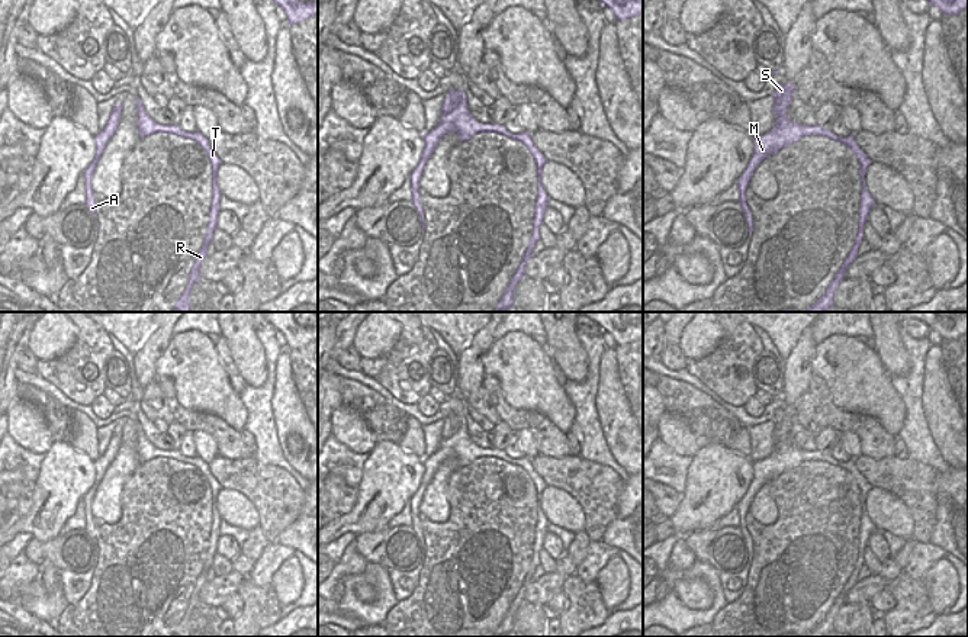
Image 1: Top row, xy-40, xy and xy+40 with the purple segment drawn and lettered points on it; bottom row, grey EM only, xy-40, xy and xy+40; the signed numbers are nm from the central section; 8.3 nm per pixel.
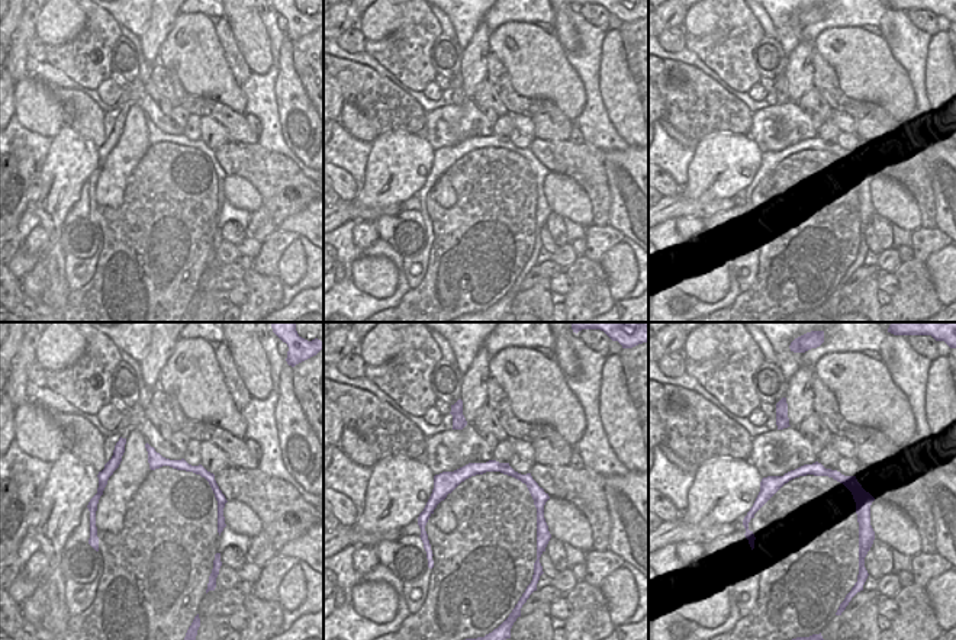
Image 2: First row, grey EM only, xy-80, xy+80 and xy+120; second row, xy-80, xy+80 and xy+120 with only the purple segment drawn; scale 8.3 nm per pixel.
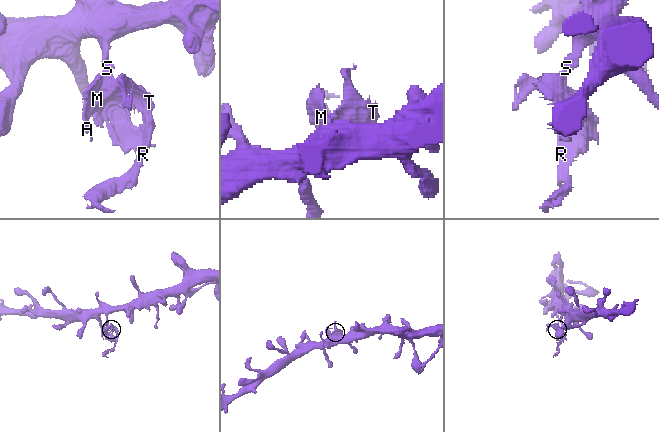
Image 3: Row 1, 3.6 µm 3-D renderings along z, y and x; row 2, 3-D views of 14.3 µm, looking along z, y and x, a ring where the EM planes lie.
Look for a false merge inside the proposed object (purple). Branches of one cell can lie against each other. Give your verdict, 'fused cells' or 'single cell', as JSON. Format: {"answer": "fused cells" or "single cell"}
{"answer": "fused cells"}

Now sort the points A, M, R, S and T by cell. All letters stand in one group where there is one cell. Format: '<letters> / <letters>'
A M R T / S

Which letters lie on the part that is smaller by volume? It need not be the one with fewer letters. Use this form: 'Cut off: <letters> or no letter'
Cut off: A, M, R, T

